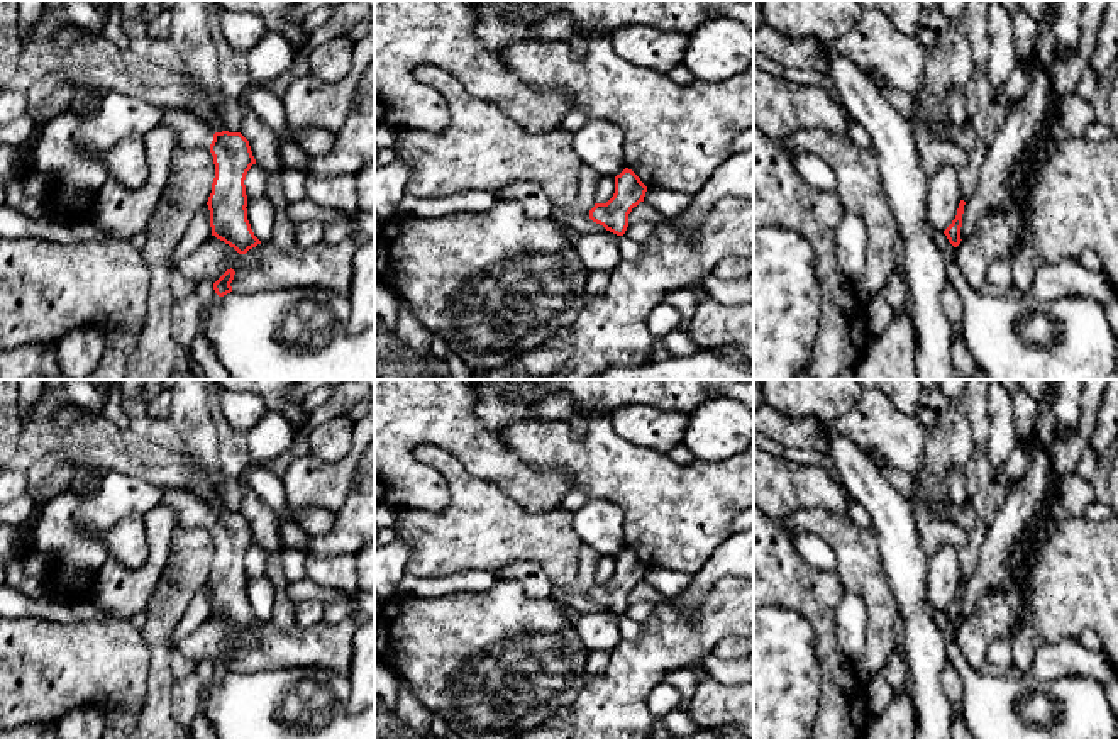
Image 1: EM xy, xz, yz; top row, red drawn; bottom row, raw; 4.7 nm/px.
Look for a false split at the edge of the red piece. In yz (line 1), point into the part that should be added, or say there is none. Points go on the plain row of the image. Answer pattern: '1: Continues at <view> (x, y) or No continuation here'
1: No continuation here

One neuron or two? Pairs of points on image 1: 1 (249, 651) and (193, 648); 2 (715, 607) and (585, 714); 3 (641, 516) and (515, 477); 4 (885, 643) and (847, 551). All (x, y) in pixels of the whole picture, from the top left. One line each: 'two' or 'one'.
1: one
2: one
3: two
4: one

